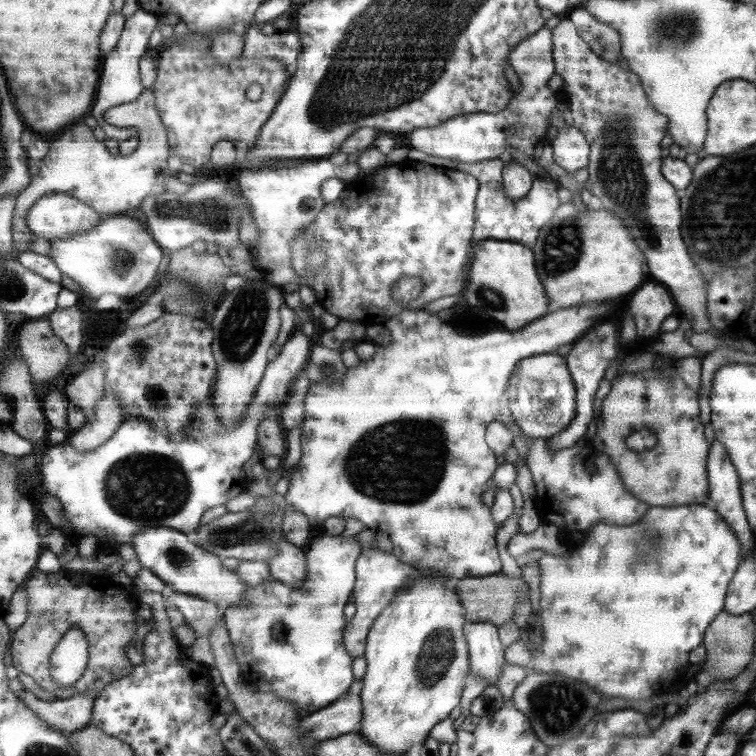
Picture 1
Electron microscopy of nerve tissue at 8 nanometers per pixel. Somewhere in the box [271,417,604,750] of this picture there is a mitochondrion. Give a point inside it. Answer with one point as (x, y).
(557, 706)

